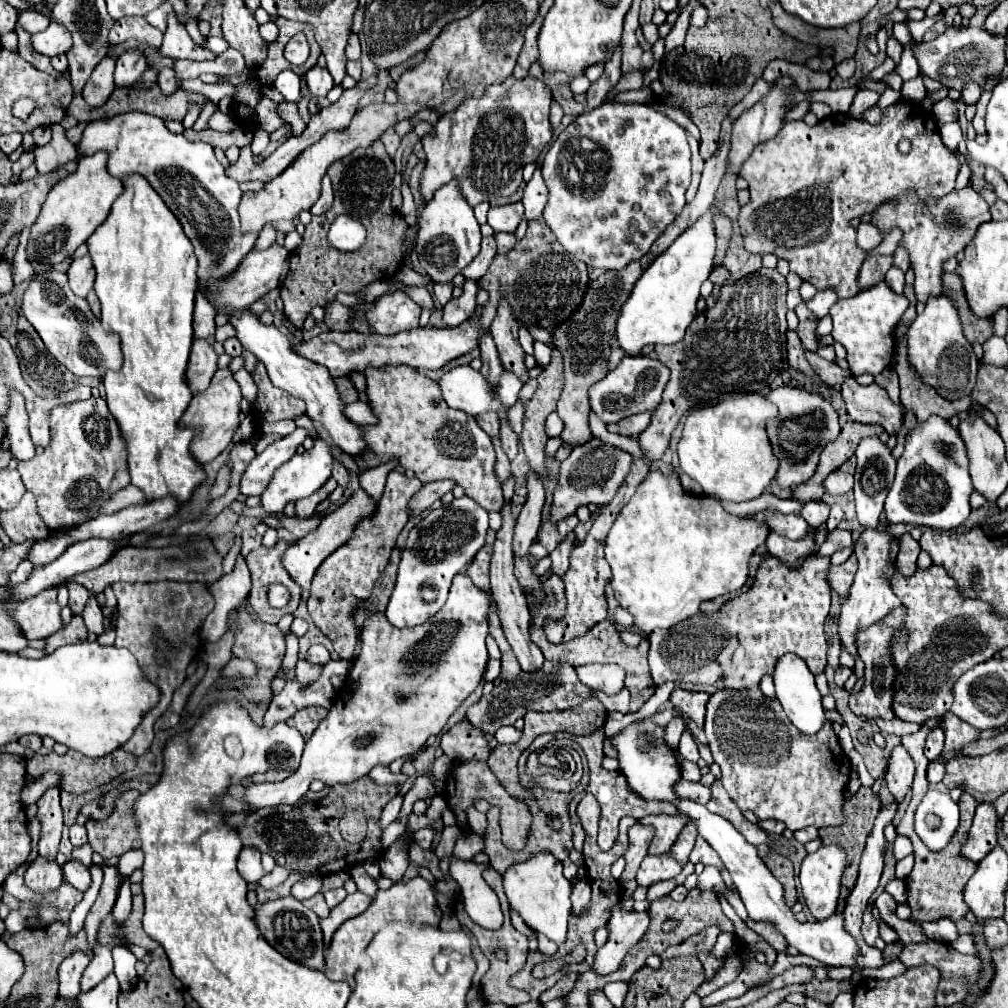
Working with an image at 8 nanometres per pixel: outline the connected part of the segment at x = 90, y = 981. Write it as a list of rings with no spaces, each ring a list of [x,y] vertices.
[[[98,945],[94,947],[94,957],[82,975],[82,991],[90,991],[96,987],[108,973],[112,973],[112,949],[114,945]]]

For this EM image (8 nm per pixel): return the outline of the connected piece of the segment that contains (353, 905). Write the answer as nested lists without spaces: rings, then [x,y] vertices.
[[[358,891],[358,893],[354,893],[354,895],[348,895],[340,905],[336,905],[326,919],[320,919],[326,947],[328,947],[330,939],[332,939],[332,935],[334,935],[334,931],[336,931],[344,921],[348,921],[348,919],[364,913],[364,911],[370,907],[370,903],[372,903],[372,899],[370,899],[368,895],[364,895],[364,893]]]

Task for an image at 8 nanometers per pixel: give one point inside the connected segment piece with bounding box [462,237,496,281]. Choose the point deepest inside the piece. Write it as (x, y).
(476, 269)

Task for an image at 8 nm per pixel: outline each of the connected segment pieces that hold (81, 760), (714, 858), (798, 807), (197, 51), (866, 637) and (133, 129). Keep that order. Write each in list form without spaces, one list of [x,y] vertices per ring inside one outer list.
[[[68,749],[64,755],[56,755],[52,751],[52,753],[44,755],[44,757],[38,757],[38,755],[36,757],[30,757],[26,761],[26,769],[28,769],[28,775],[30,777],[40,777],[46,771],[58,771],[58,773],[62,773],[60,787],[64,791],[70,791],[70,793],[86,793],[86,791],[92,791],[92,789],[108,783],[110,779],[114,779],[114,777],[118,777],[122,773],[134,769],[134,763],[136,761],[138,761],[136,755],[126,753],[122,749],[110,753],[106,759],[90,759],[90,757],[86,757],[86,755],[82,755],[82,753],[74,751],[74,749]]]
[[[696,837],[694,849],[692,849],[692,853],[690,853],[690,861],[692,861],[692,863],[698,861],[698,863],[706,863],[706,865],[714,865],[714,867],[718,867],[718,869],[724,869],[718,853],[716,853],[702,837]]]
[[[718,689],[708,705],[706,705],[706,725],[704,725],[704,731],[706,731],[706,737],[710,741],[710,751],[714,755],[714,761],[720,765],[722,769],[722,785],[724,789],[728,791],[730,799],[734,799],[734,803],[740,807],[740,809],[750,809],[754,811],[754,815],[762,821],[762,819],[780,819],[786,823],[786,827],[790,831],[798,831],[798,829],[804,829],[804,827],[840,827],[844,823],[844,793],[846,793],[846,785],[850,781],[850,759],[848,755],[842,751],[842,745],[832,729],[832,721],[826,721],[824,727],[816,733],[816,735],[804,735],[802,731],[798,731],[790,719],[786,717],[786,713],[782,711],[782,705],[778,703],[778,699],[772,699],[772,697],[766,697],[760,689],[740,689],[740,691],[734,691],[734,689]]]
[[[168,15],[168,29],[164,33],[164,45],[162,53],[172,59],[192,59],[192,61],[204,61],[204,59],[216,59],[216,53],[198,47],[190,35],[186,33],[186,27],[178,23],[176,15]]]
[[[898,607],[898,611],[894,611],[894,615],[890,615],[890,619],[886,619],[886,623],[876,623],[874,627],[868,627],[866,631],[862,631],[862,635],[858,635],[858,653],[864,661],[864,689],[856,695],[850,695],[850,711],[854,715],[864,715],[868,719],[884,719],[884,721],[892,721],[894,715],[890,711],[890,699],[892,699],[892,681],[894,681],[894,665],[890,663],[890,639],[894,635],[898,635],[898,631],[902,629],[902,615],[906,615],[906,607]]]
[[[134,111],[106,121],[92,121],[86,125],[76,151],[80,157],[106,151],[106,171],[112,177],[124,179],[138,173],[148,179],[182,223],[186,237],[192,241],[198,259],[198,279],[208,281],[212,277],[230,275],[242,257],[254,247],[256,235],[240,233],[238,203],[242,191],[238,183],[226,177],[224,167],[216,161],[210,145],[192,143],[184,135],[170,133],[162,119]]]

